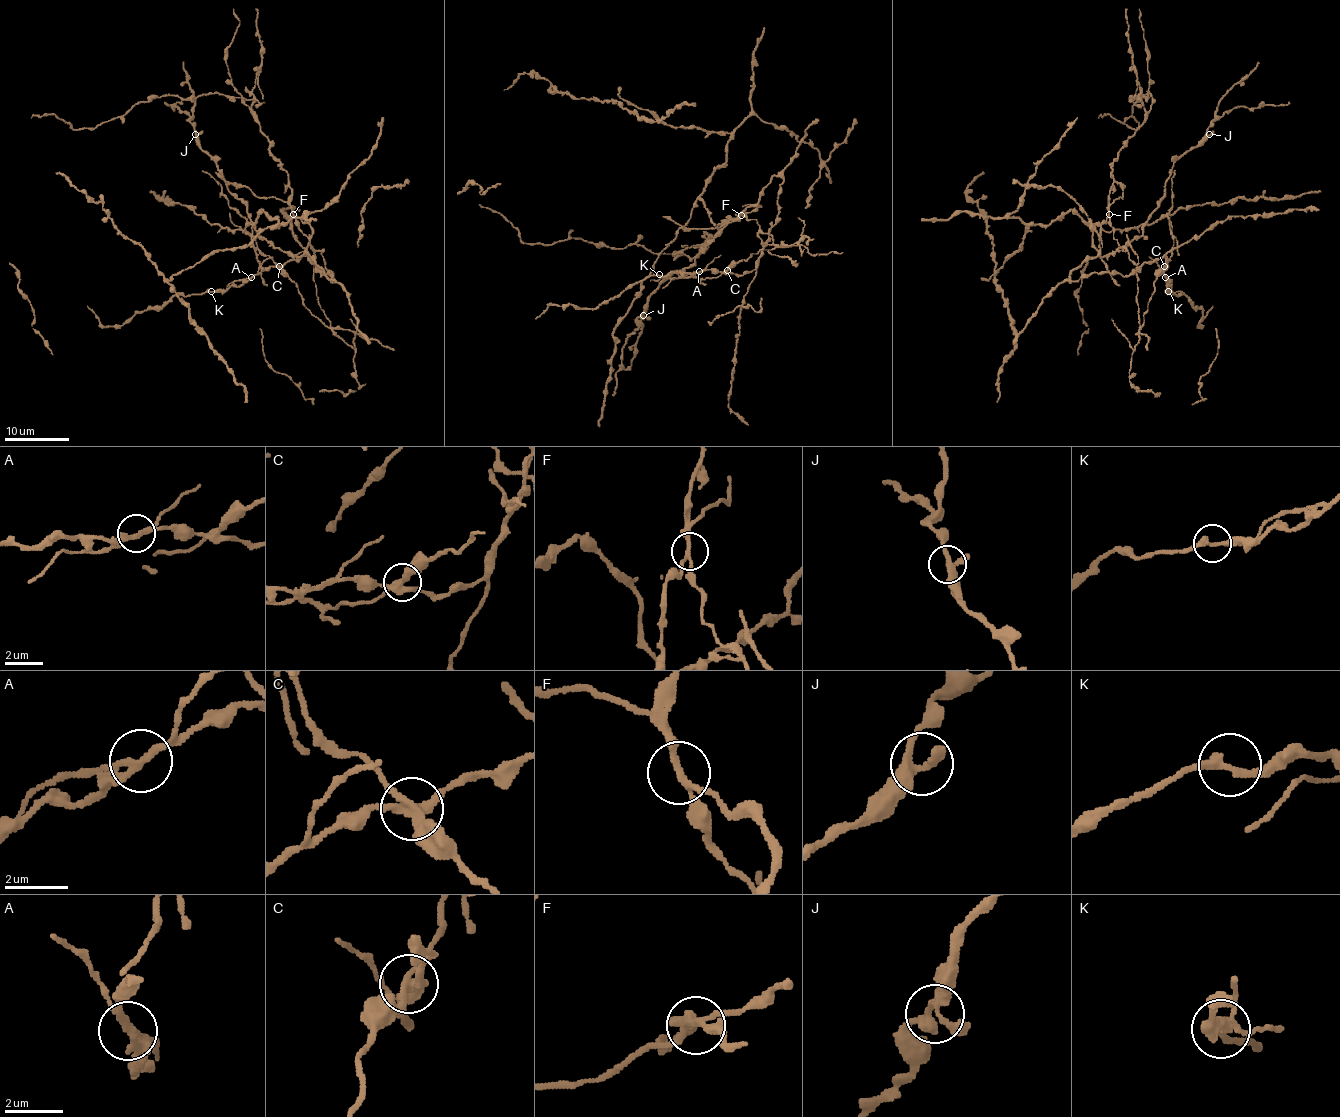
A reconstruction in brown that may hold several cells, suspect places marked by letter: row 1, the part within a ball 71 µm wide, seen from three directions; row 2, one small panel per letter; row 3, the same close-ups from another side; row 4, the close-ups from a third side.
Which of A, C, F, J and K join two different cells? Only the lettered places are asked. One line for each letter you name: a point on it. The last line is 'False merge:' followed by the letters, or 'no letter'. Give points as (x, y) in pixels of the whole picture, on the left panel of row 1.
A: place (251, 277)
C: place (279, 266)
F: place (293, 214)
False merge: A, C, F

